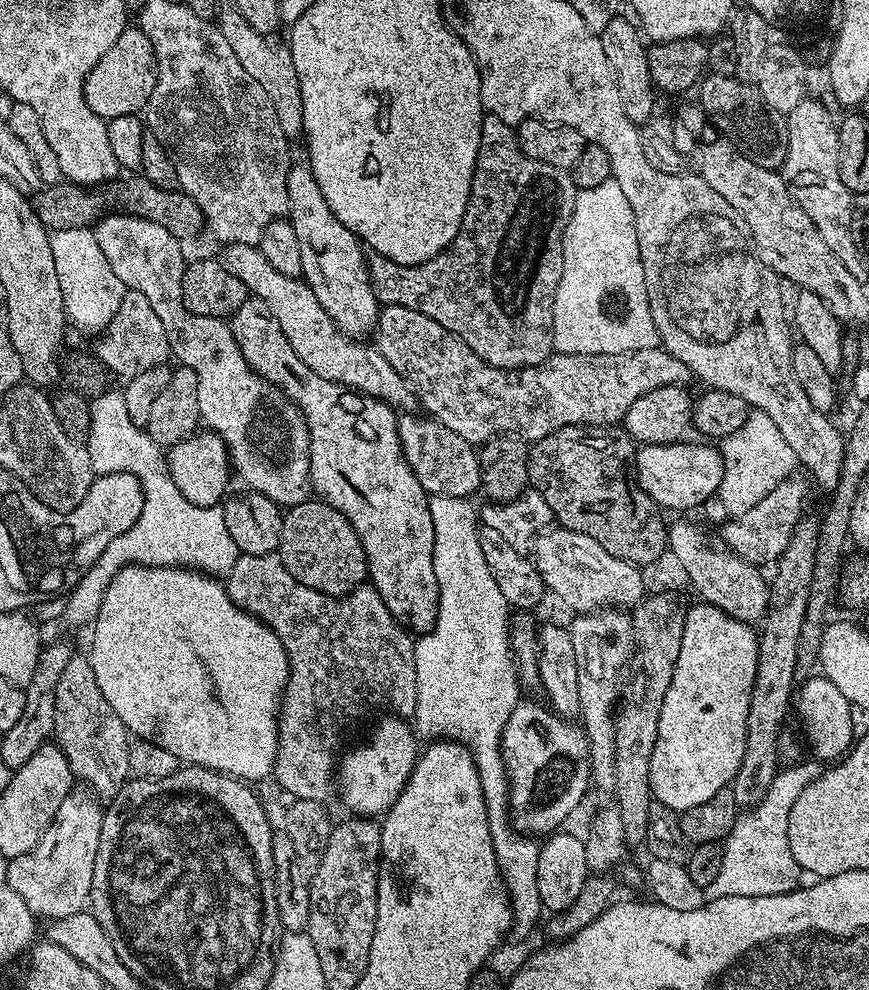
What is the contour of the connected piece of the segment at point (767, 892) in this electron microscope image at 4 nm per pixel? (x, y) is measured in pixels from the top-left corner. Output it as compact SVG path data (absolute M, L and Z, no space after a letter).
M804 758L799 762L792 762L781 767L766 790L765 796L743 814L737 815L736 824L722 842L724 853L722 867L718 870L718 878L714 878L714 882L710 882L710 886L704 888L705 901L731 896L777 896L783 892L793 891L797 887L796 879L802 876L802 869L798 866L798 862L794 862L794 854L790 854L790 838L788 837L790 810L794 810L794 802L798 802L802 790L806 790L806 786L810 786L810 782L814 782L814 778L818 778L824 770L825 765L815 758Z

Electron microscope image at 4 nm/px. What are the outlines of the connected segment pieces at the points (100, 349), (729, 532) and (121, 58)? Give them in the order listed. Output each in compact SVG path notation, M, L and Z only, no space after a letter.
M131 290L125 291L122 306L118 306L118 314L114 314L114 318L107 328L103 329L100 338L96 348L94 347L96 359L113 377L123 376L125 381L163 365L170 356L166 330L163 329L158 314L154 314L154 308L150 306L150 302L146 302L142 294Z
M789 478L777 484L758 506L750 506L750 510L733 515L732 520L720 536L723 547L731 550L735 556L742 558L748 564L757 566L771 565L776 562L783 551L790 546L791 536L801 527L804 507L808 504L808 484L804 480Z
M128 26L118 42L114 42L114 46L110 46L110 50L106 50L102 58L98 58L98 66L90 70L84 83L84 101L88 103L90 110L94 110L96 116L107 122L147 109L148 99L155 85L156 55L150 38L139 26Z

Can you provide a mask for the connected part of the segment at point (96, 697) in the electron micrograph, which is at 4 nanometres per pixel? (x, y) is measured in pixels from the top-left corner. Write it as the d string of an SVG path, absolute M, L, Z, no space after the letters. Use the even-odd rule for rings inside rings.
M74 654L58 678L54 698L54 743L62 750L73 777L87 786L101 801L111 801L120 793L120 787L129 779L128 745L130 733L122 718L114 714L110 702L98 690L94 666L87 655Z

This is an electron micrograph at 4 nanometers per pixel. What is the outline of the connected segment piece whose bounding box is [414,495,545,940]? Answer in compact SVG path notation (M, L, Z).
M429 495L428 497L428 505L430 506L430 522L434 522L434 574L438 578L438 590L440 591L440 607L436 609L436 623L432 625L431 629L423 635L419 637L415 641L416 646L416 673L418 674L418 698L416 699L416 714L414 717L415 723L418 725L420 723L419 731L423 733L425 732L426 735L432 736L428 738L443 738L446 740L451 740L457 744L464 745L465 748L468 749L469 752L472 754L472 761L476 763L476 769L478 770L478 778L480 779L480 785L482 786L482 798L486 802L486 810L488 811L488 829L490 830L490 838L492 839L492 845L494 846L494 850L496 851L496 865L500 867L500 877L504 879L504 888L508 892L508 904L512 908L512 926L510 929L510 936L511 939L516 940L524 940L527 938L528 935L531 934L532 931L537 928L538 925L541 923L540 920L540 912L543 913L545 911L544 903L542 902L542 898L538 894L538 854L540 853L540 844L537 843L531 835L528 834L521 834L516 831L515 828L512 826L512 817L508 815L508 772L504 769L504 759L502 758L502 754L500 753L500 739L502 738L502 730L506 726L506 722L510 718L510 714L514 710L514 706L518 701L521 699L520 691L522 691L521 685L518 683L518 669L514 663L514 657L512 655L512 645L510 643L510 609L506 601L502 598L502 590L498 590L498 582L494 582L494 574L490 574L490 566L486 566L486 557L482 555L482 542L480 541L480 528L478 527L478 508L477 505L472 505L473 501L469 499L469 497L446 497L446 496L433 496Z

